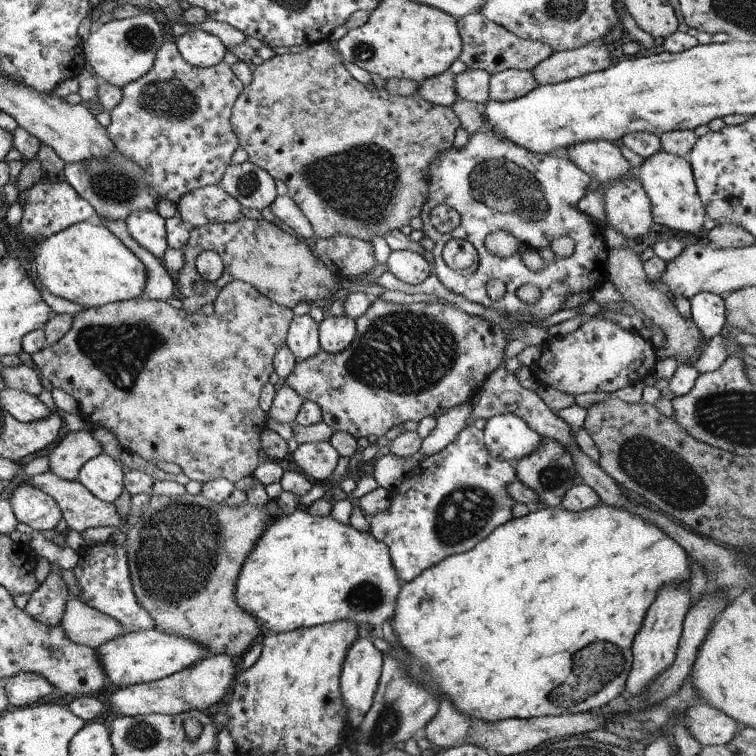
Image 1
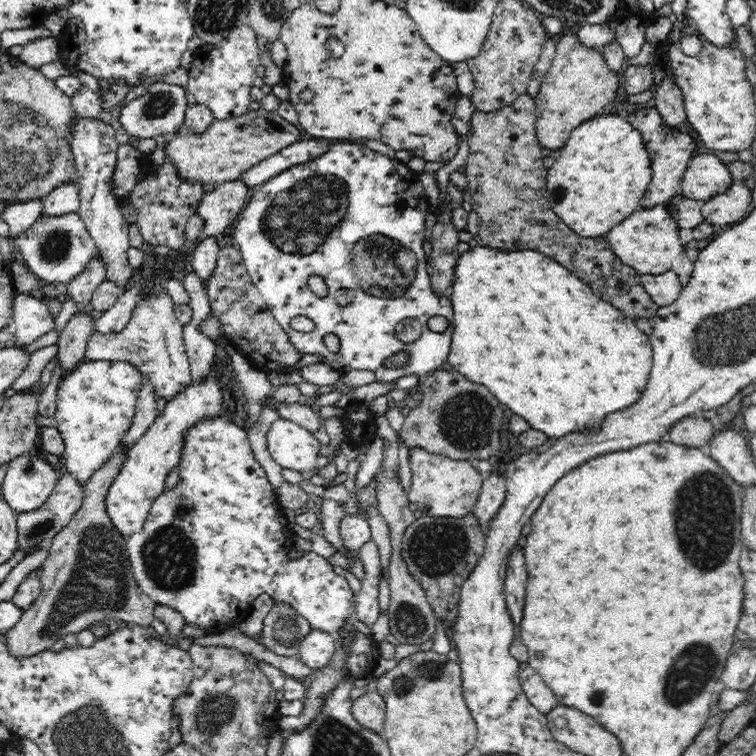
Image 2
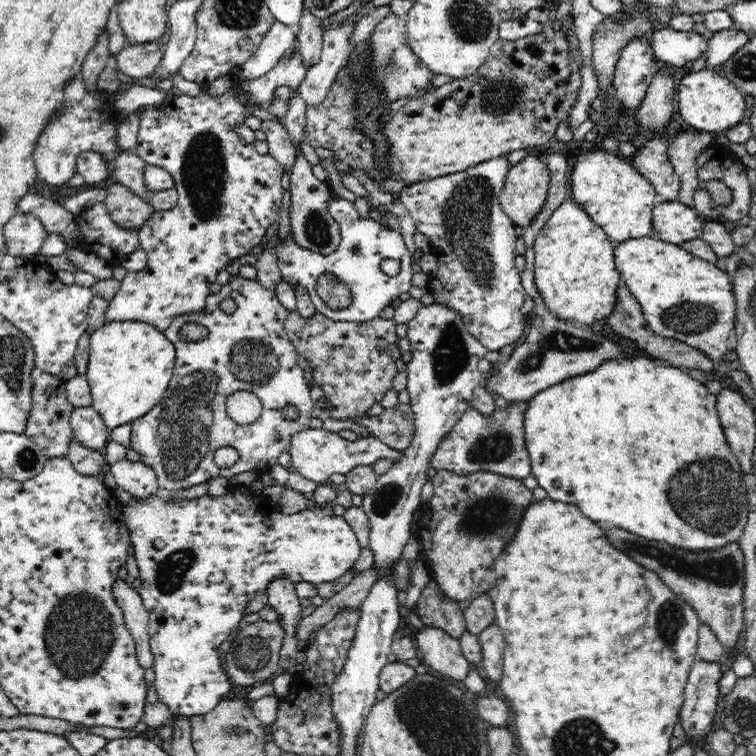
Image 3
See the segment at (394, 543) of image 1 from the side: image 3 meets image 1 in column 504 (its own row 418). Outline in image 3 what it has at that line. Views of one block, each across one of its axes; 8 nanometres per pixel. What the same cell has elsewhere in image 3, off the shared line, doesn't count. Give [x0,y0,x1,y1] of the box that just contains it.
[430,401,531,479]

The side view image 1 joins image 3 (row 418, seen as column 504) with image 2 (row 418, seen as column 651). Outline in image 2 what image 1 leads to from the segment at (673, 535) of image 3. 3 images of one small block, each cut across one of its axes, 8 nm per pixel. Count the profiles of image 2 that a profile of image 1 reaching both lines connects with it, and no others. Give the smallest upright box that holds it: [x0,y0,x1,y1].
[446,244,653,438]

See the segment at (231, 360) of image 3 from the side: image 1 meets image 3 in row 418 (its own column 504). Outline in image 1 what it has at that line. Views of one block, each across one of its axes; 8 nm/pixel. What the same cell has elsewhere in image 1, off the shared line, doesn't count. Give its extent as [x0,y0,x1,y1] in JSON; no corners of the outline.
[419,125,608,319]

